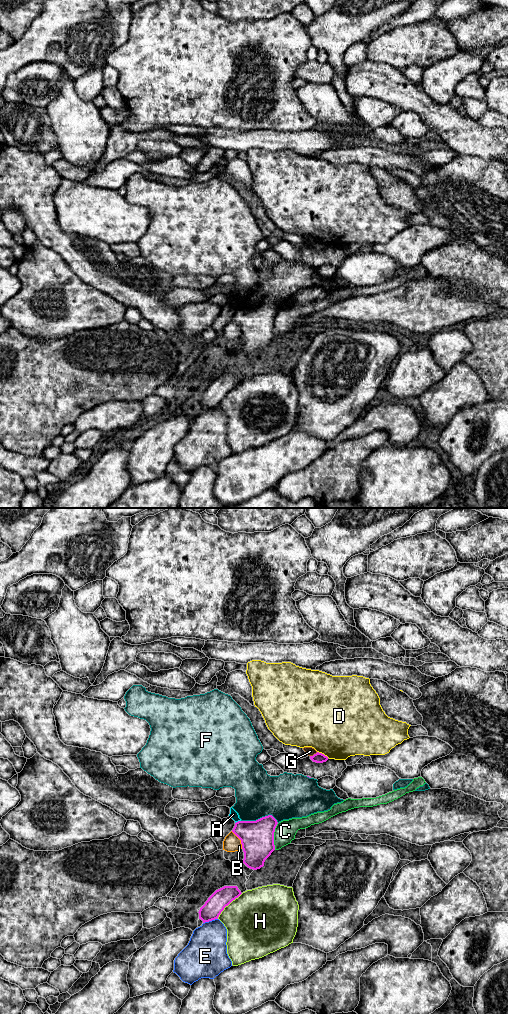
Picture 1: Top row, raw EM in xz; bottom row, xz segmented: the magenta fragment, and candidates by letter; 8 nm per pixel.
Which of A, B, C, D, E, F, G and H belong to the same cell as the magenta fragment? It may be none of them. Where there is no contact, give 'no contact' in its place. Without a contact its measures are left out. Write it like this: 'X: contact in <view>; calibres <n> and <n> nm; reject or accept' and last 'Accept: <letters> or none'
A: contact in xz; calibres 280 and 70 nm; reject
B: contact in xz; calibres 280 and 140 nm; reject
C: contact in xz; calibres 280 and 170 nm; reject
D: contact in xz; calibres 80 and 500 nm; reject
E: contact in xz; calibres 150 and 320 nm; reject
F: contact in xz; calibres 280 and 360 nm; reject
G: contact in xz; calibres 80 and 70 nm; reject
H: contact in xz; calibres 150 and 460 nm; reject
Accept: none

